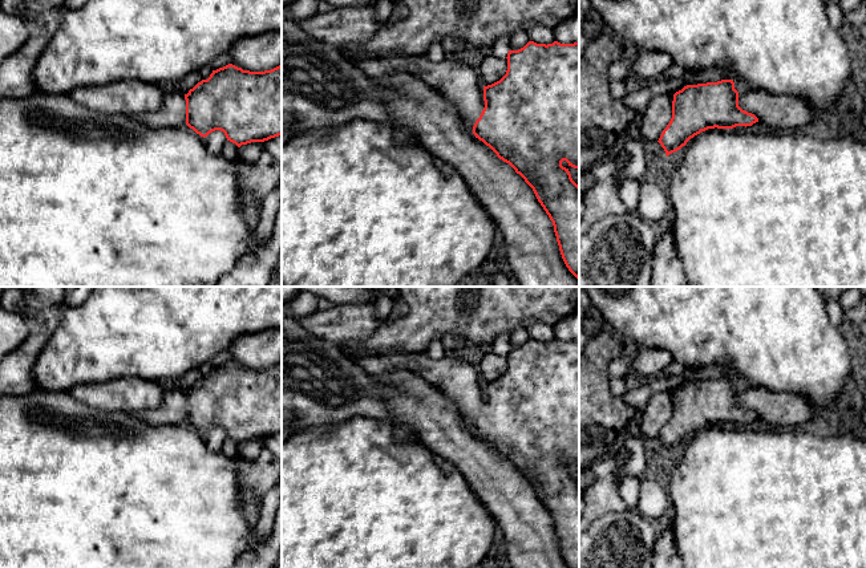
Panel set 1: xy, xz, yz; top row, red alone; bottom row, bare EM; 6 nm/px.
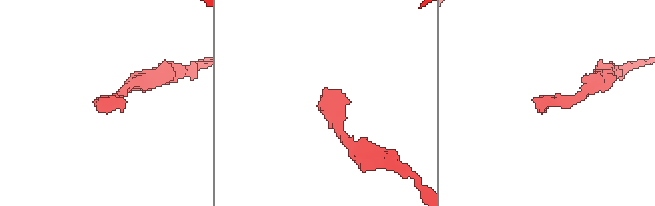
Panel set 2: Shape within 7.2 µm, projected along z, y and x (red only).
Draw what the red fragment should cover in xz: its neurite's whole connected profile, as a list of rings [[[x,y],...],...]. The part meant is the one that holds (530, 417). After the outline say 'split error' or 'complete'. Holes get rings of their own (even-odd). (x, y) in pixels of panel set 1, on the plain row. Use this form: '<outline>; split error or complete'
[[[529,338],[523,345],[518,348],[509,348],[506,356],[506,372],[499,378],[487,384],[483,384],[481,381],[476,360],[462,350],[450,356],[445,354],[442,358],[438,360],[429,357],[425,352],[409,353],[402,350],[389,350],[379,354],[364,354],[359,358],[357,362],[371,376],[381,380],[387,378],[392,370],[406,370],[413,376],[418,376],[429,386],[441,391],[457,407],[464,423],[469,429],[472,429],[476,433],[476,435],[478,435],[486,443],[489,443],[499,457],[509,461],[515,467],[515,470],[519,471],[525,476],[525,479],[533,486],[538,499],[541,500],[550,518],[553,519],[559,548],[566,564],[568,565],[568,568],[579,568],[579,483],[572,478],[568,466],[562,463],[562,459],[566,458],[568,463],[579,467],[579,340],[561,341],[558,338],[554,338],[553,341],[546,342]]]; split error

